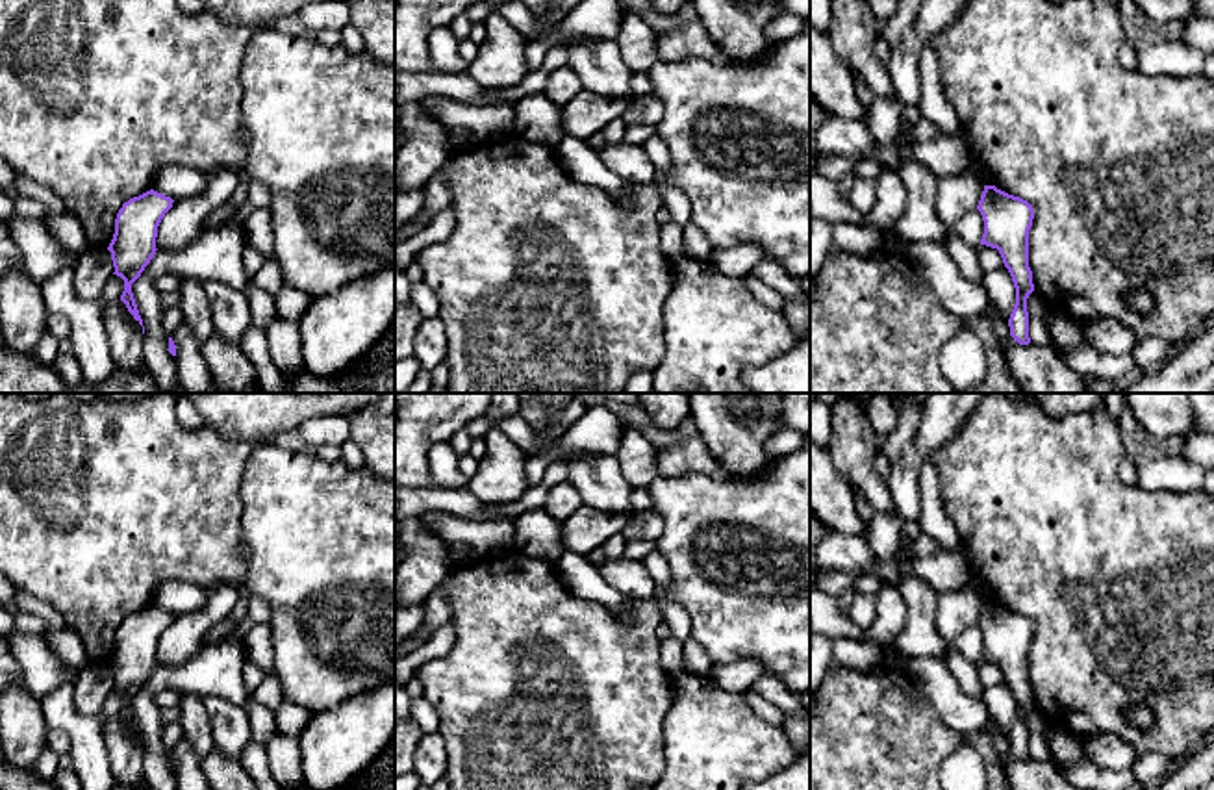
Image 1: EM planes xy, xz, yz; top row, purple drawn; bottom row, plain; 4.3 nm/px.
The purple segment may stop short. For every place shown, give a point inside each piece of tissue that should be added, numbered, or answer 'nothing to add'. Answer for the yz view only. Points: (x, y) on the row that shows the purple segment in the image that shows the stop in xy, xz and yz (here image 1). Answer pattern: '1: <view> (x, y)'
nothing to add

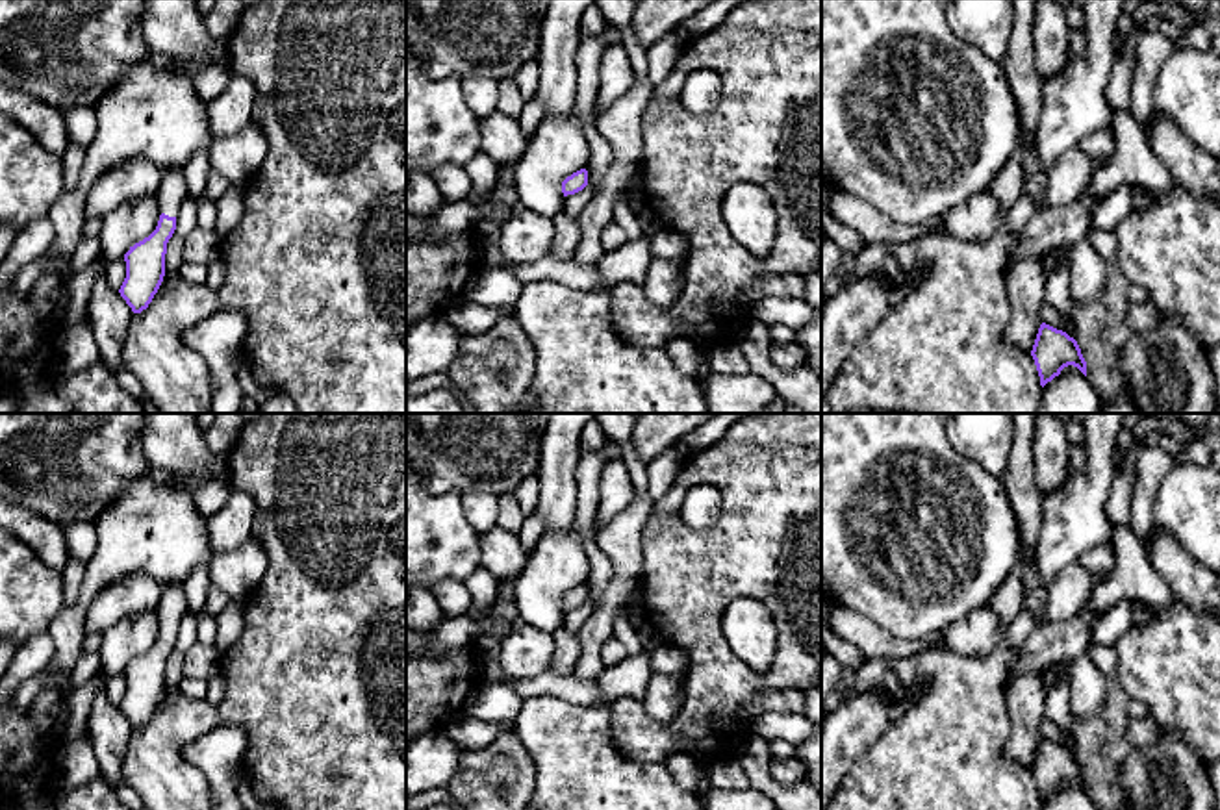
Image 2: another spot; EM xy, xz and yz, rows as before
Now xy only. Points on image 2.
1: xy (173, 191)

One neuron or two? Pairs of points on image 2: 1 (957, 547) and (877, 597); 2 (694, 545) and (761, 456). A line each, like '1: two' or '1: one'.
1: one
2: one

